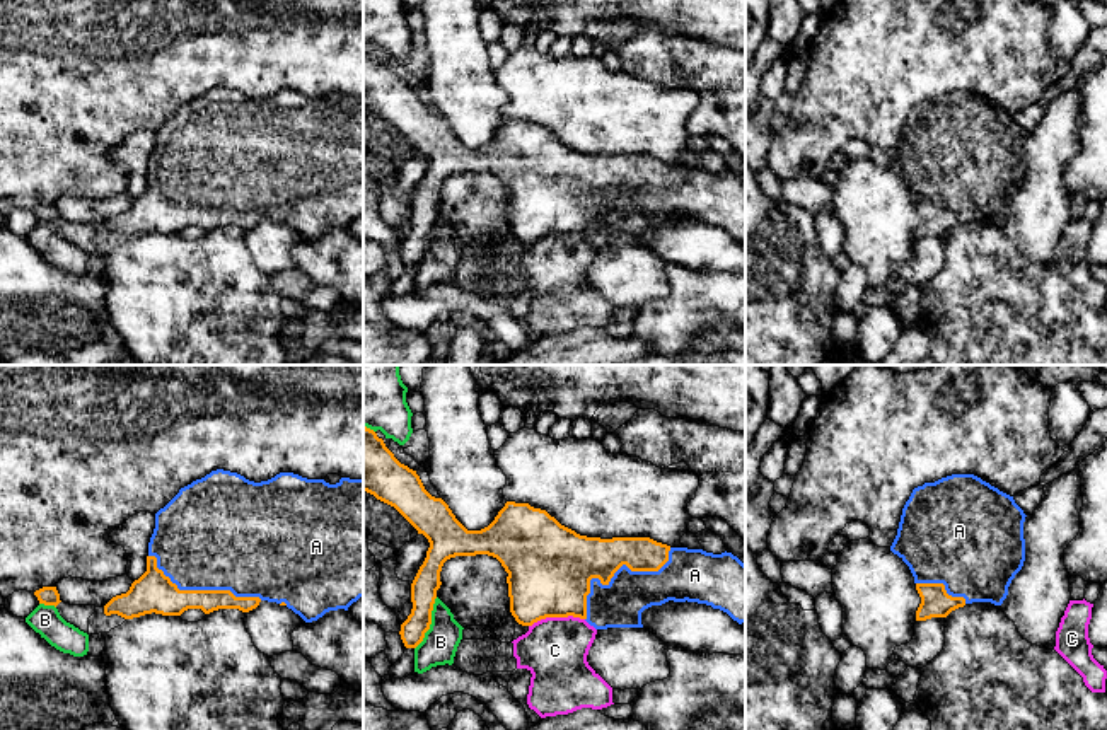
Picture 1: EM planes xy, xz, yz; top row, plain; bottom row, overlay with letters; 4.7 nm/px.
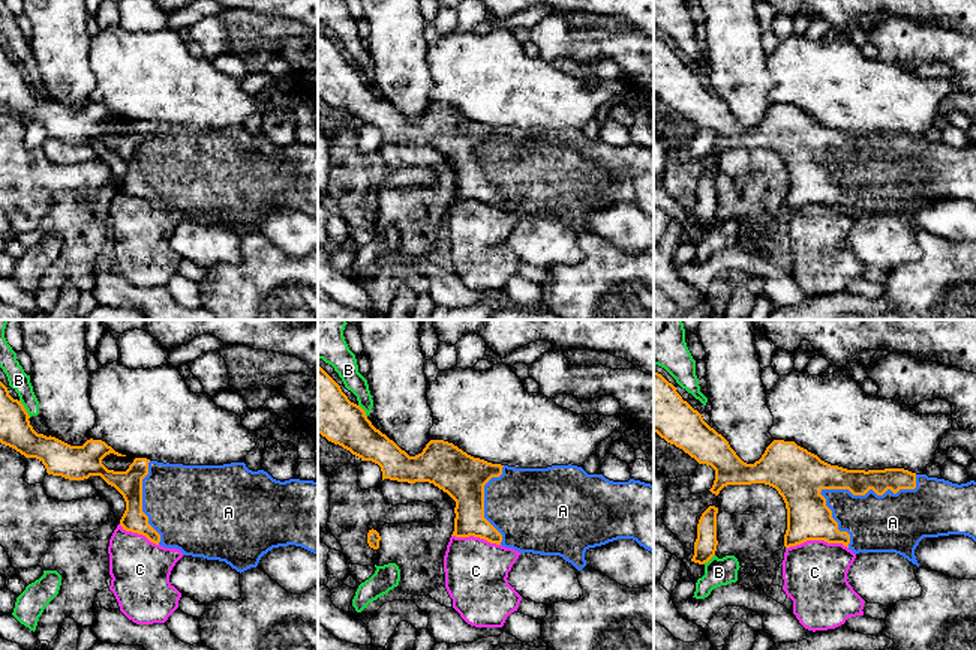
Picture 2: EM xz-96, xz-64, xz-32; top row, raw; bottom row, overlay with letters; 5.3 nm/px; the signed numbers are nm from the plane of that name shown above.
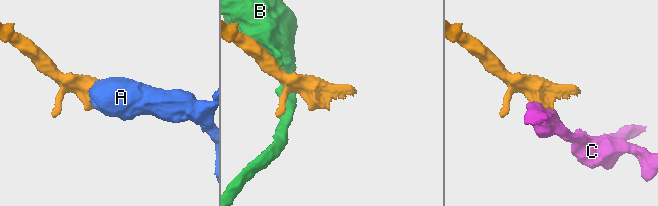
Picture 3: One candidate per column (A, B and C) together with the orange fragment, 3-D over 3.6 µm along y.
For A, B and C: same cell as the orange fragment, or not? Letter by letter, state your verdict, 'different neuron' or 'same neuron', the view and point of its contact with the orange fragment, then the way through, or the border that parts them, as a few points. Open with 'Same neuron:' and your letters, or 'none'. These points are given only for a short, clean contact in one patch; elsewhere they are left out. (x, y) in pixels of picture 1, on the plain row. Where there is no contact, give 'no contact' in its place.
Same neuron: A
A: same neuron; contact xz (614, 190)
B: different neuron; contact xz (430, 241)
C: different neuron; contact xz (556, 234); border xz (584, 236), (546, 234), (529, 244)

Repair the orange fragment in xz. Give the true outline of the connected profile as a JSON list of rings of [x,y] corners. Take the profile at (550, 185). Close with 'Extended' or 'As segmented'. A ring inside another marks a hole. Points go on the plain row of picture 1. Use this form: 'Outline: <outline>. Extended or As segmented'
Outline: [[[363,44],[363,109],[394,125],[430,160],[426,176],[411,201],[411,232],[399,249],[406,266],[416,266],[430,247],[437,208],[442,203],[440,189],[443,181],[455,174],[476,172],[496,176],[508,191],[510,230],[522,244],[532,244],[546,235],[573,234],[585,237],[595,247],[643,246],[641,230],[669,218],[706,222],[727,230],[739,242],[745,240],[745,182],[732,171],[713,172],[703,167],[670,165],[650,155],[587,155],[561,143],[546,128],[515,119],[507,119],[488,145],[467,148],[442,116],[435,116],[425,107],[416,89],[401,82],[384,58],[367,44]]]. Extended

